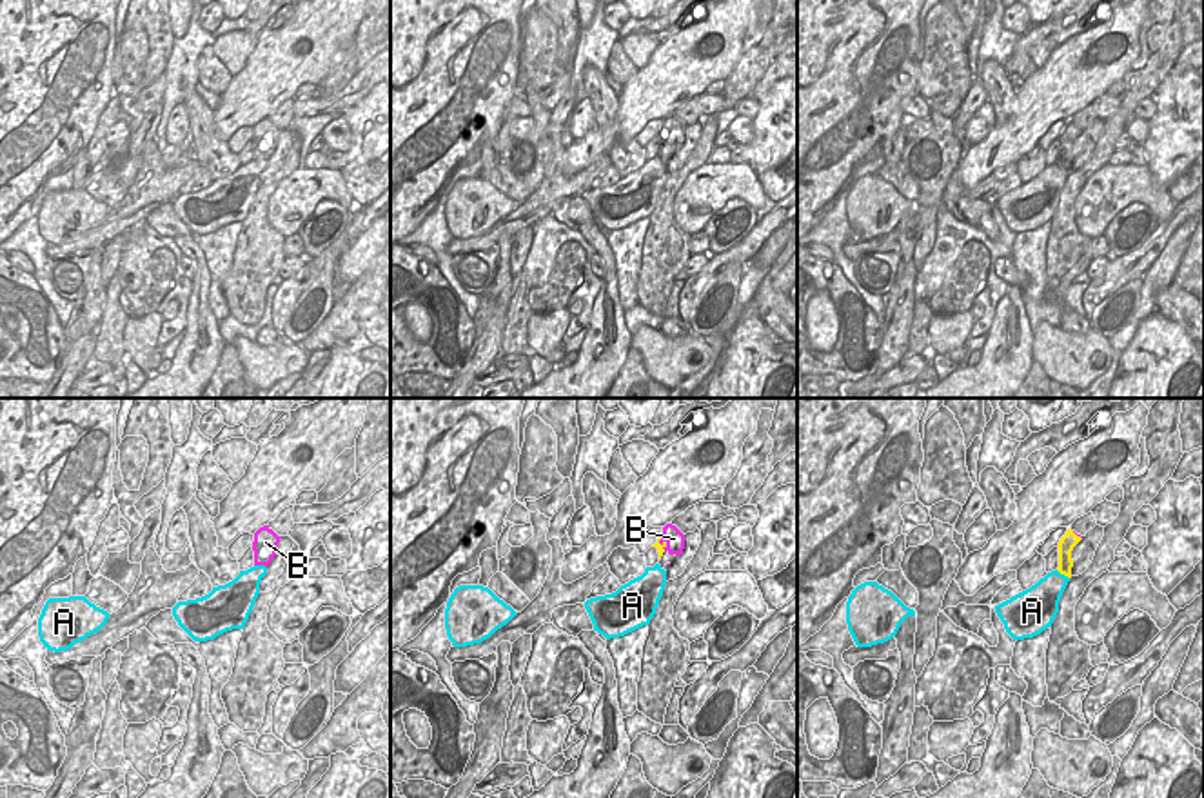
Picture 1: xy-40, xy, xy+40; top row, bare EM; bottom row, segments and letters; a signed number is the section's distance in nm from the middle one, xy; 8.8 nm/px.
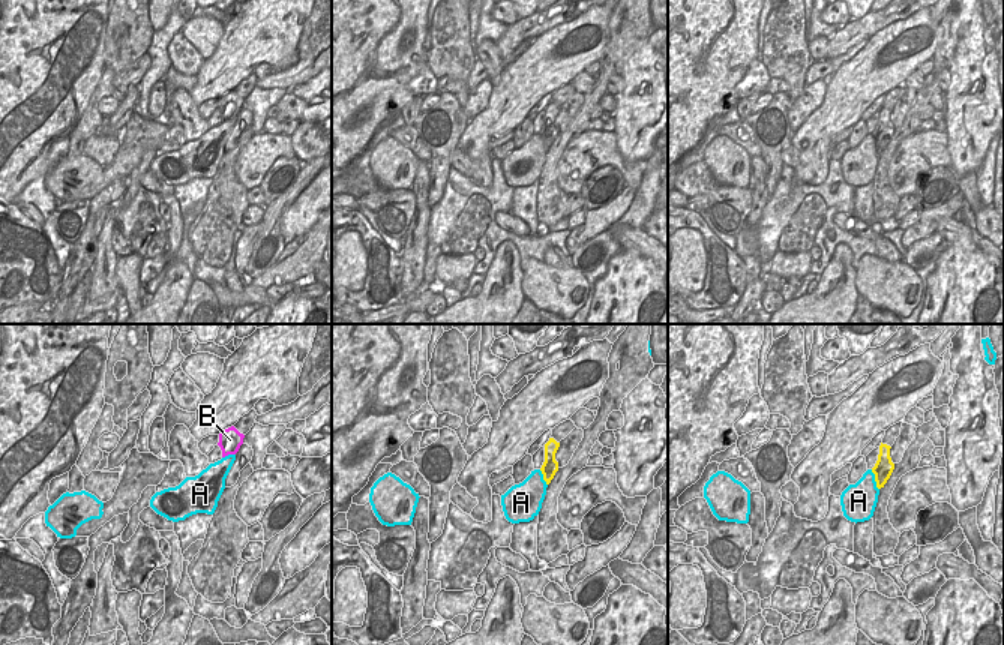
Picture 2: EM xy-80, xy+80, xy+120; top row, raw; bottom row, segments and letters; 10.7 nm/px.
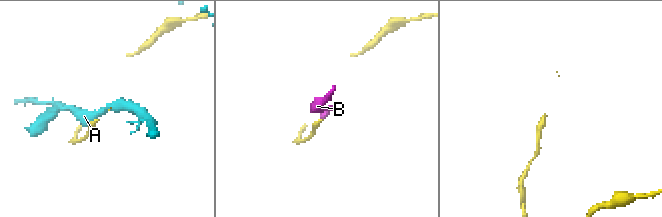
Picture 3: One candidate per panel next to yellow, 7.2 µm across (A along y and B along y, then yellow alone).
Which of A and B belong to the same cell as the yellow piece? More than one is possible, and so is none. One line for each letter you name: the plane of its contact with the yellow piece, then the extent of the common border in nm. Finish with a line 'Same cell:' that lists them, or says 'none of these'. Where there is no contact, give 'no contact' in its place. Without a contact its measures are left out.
B: meets yellow in xy; contact 160 nm long
Same cell: B

